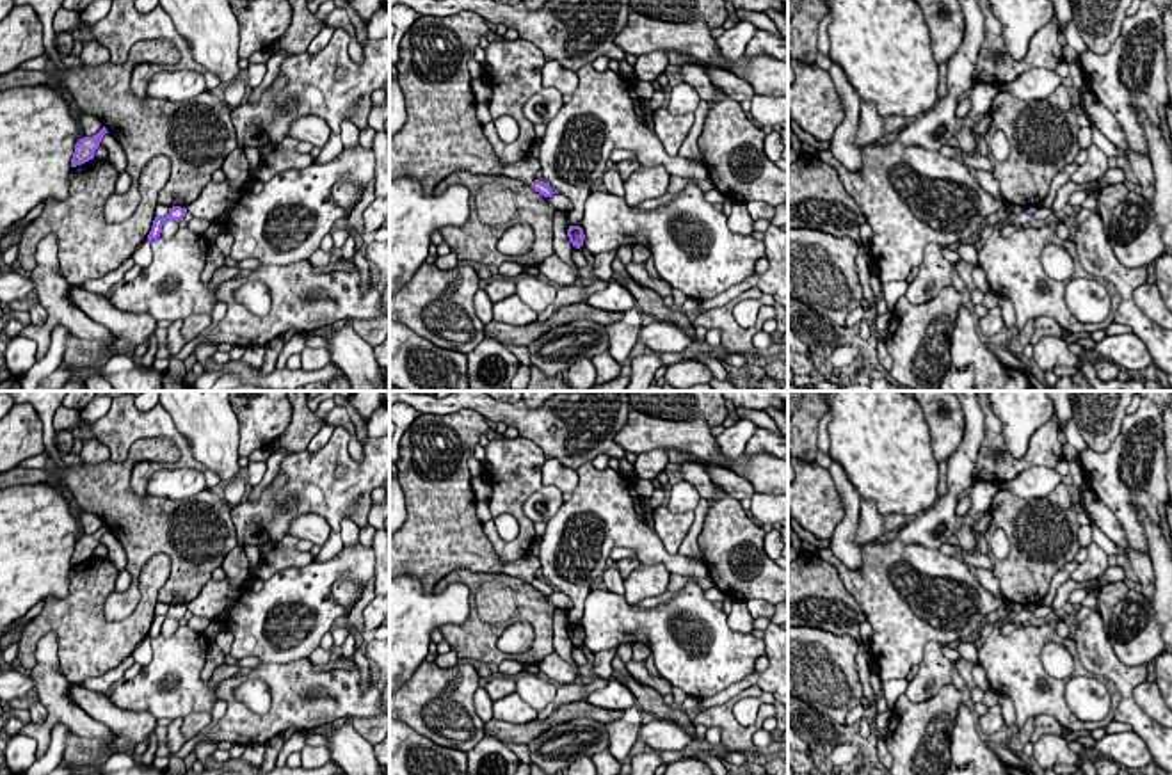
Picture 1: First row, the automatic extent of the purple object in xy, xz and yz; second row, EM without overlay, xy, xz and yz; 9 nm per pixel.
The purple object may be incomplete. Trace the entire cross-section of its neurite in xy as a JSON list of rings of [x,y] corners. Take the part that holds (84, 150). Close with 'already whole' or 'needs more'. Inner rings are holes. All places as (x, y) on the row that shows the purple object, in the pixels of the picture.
[[[103,126],[96,135],[84,137],[75,144],[75,153],[71,158],[71,167],[82,165],[94,158],[94,151],[100,148],[103,135],[108,133]]]; already whole

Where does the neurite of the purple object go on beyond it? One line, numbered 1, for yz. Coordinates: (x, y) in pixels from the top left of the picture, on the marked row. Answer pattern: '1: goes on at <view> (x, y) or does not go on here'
1: does not go on here

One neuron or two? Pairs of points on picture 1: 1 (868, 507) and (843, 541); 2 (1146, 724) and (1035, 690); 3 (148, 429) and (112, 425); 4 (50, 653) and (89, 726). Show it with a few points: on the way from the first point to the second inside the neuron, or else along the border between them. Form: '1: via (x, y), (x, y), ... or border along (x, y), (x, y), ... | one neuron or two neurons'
1: border along (861, 500), (856, 528), (858, 544) | two neurons
2: border along (1101, 676), (1119, 694), (1119, 704), (1112, 719) | two neurons
3: via (139, 425), (121, 425) | one neuron
4: via (50, 672), (54, 695), (70, 711) | one neuron

